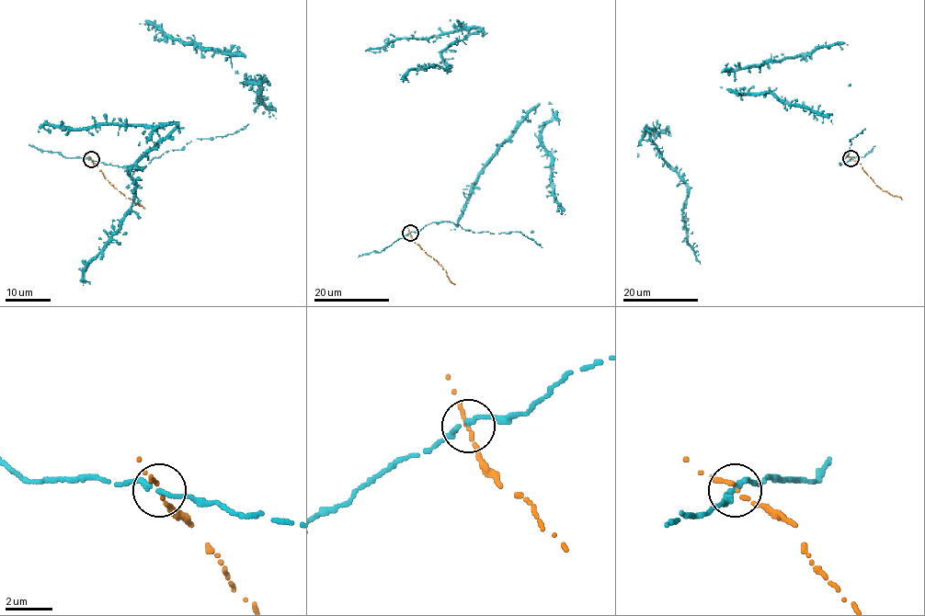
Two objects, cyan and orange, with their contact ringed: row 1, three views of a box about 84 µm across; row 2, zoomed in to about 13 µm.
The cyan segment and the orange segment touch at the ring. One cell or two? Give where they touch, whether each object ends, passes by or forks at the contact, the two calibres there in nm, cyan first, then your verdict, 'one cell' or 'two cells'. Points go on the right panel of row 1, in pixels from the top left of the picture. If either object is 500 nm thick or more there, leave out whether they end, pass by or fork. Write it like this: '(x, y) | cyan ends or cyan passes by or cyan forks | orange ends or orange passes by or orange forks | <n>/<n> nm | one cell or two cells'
(850, 158) | cyan passes by | orange ends | 200/200 nm | two cells

